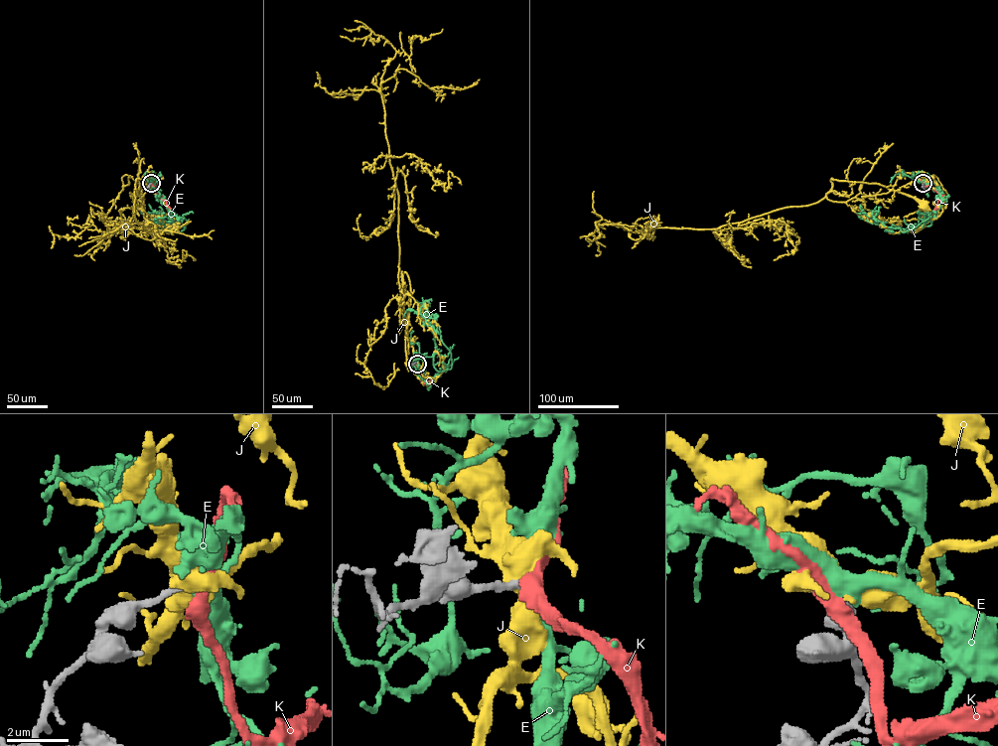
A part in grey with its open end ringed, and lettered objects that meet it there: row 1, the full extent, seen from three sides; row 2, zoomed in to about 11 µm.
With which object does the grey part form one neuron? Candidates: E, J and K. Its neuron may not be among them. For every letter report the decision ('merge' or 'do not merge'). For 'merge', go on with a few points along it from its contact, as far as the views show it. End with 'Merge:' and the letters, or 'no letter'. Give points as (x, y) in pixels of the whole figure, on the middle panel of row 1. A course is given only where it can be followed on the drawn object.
E: merge | via (417, 364), (417, 374), (426, 381), (439, 372), (434, 366), (435, 337), (425, 318), (428, 306), (416, 302)
J: do not merge
K: do not merge
Merge: E

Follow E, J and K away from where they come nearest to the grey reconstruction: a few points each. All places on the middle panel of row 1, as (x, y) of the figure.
E: (417, 364), (417, 374), (426, 381), (439, 372), (434, 366), (435, 337), (425, 318), (428, 306), (416, 302)
J: (417, 364), (407, 338), (409, 308), (400, 299), (398, 267), (406, 273), (410, 291), (405, 337), (408, 366)
K: (417, 364), (425, 383), (436, 375), (435, 378)

